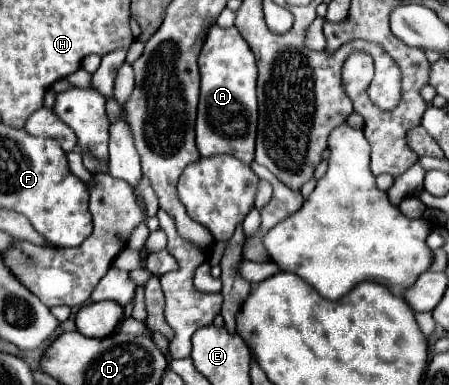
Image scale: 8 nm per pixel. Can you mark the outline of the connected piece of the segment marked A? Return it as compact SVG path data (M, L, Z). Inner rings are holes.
M213 25L207 33L199 55L201 71L201 99L197 111L197 149L203 157L217 153L231 153L237 159L251 163L255 153L257 133L257 67L255 55L243 41L235 27L221 29Z

